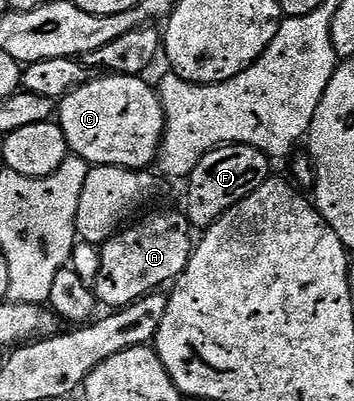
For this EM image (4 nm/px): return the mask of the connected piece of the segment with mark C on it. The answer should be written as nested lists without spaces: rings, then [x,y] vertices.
[[[108,73],[102,74],[100,77],[90,78],[89,82],[79,85],[72,91],[71,94],[66,95],[59,103],[59,122],[63,133],[69,142],[69,150],[76,158],[84,159],[86,163],[97,166],[119,166],[123,169],[133,171],[144,171],[154,166],[157,152],[161,150],[161,138],[165,136],[165,114],[161,105],[160,94],[149,83],[144,83],[146,80],[139,75],[110,75]]]

